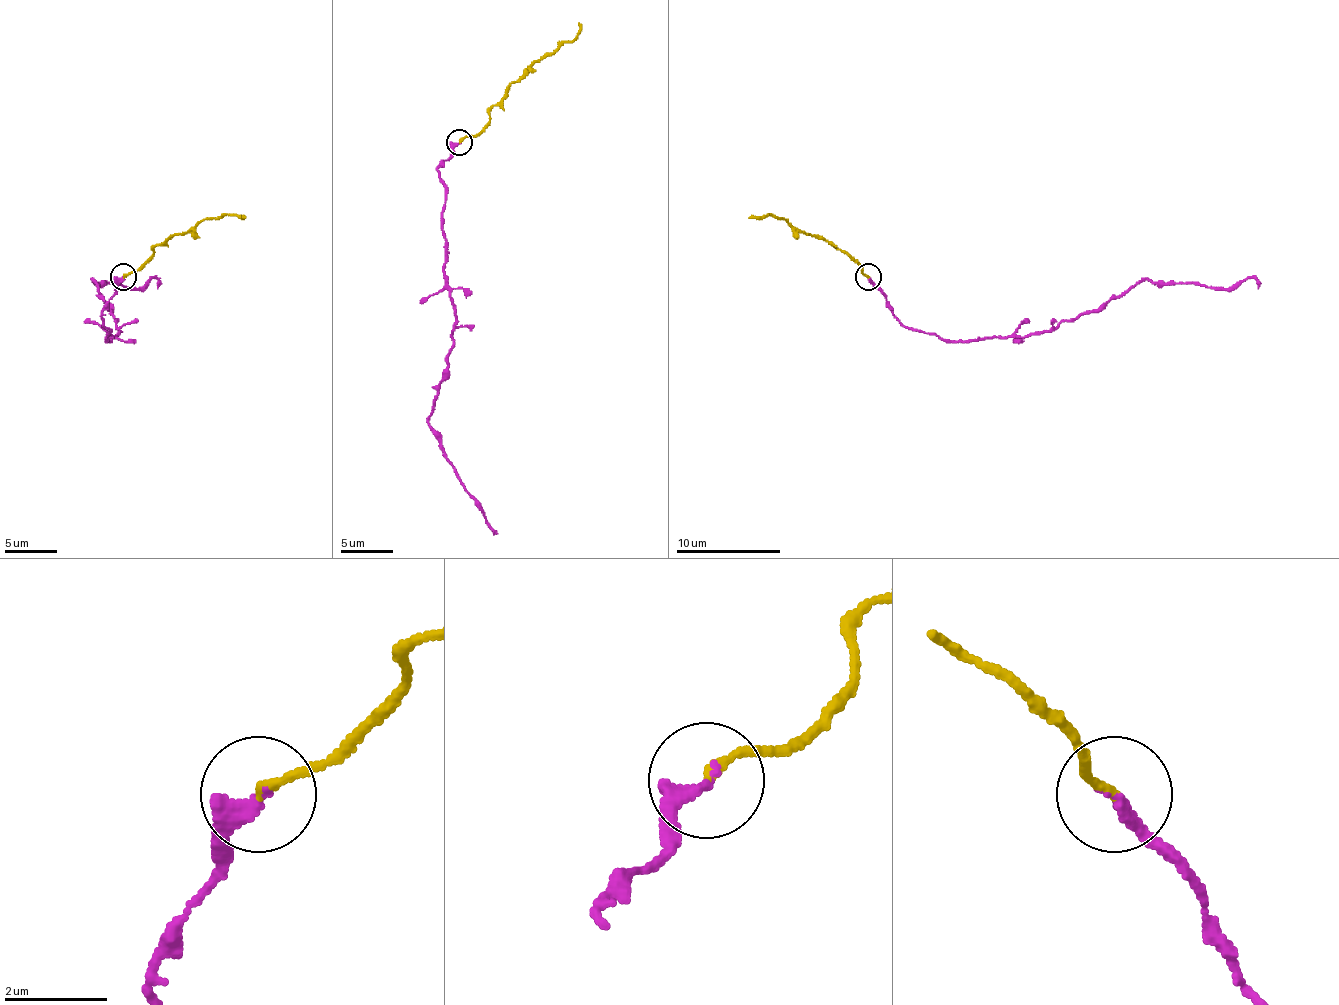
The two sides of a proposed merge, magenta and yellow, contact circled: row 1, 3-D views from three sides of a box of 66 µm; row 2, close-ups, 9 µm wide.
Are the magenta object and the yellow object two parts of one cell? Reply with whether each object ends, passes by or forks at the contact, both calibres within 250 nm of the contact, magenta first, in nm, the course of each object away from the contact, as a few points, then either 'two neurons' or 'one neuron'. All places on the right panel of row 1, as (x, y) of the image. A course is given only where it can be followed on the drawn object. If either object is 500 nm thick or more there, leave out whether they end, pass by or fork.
magenta ends | yellow ends | 300/160 nm | magenta via (868, 277), (902, 324), (960, 340), (1052, 332), (1062, 322), (1151, 280), (1227, 288), (1253, 277), (1259, 288) | yellow via (868, 277), (847, 254), (800, 233), (787, 220), (769, 214), (748, 217) | one neuron

